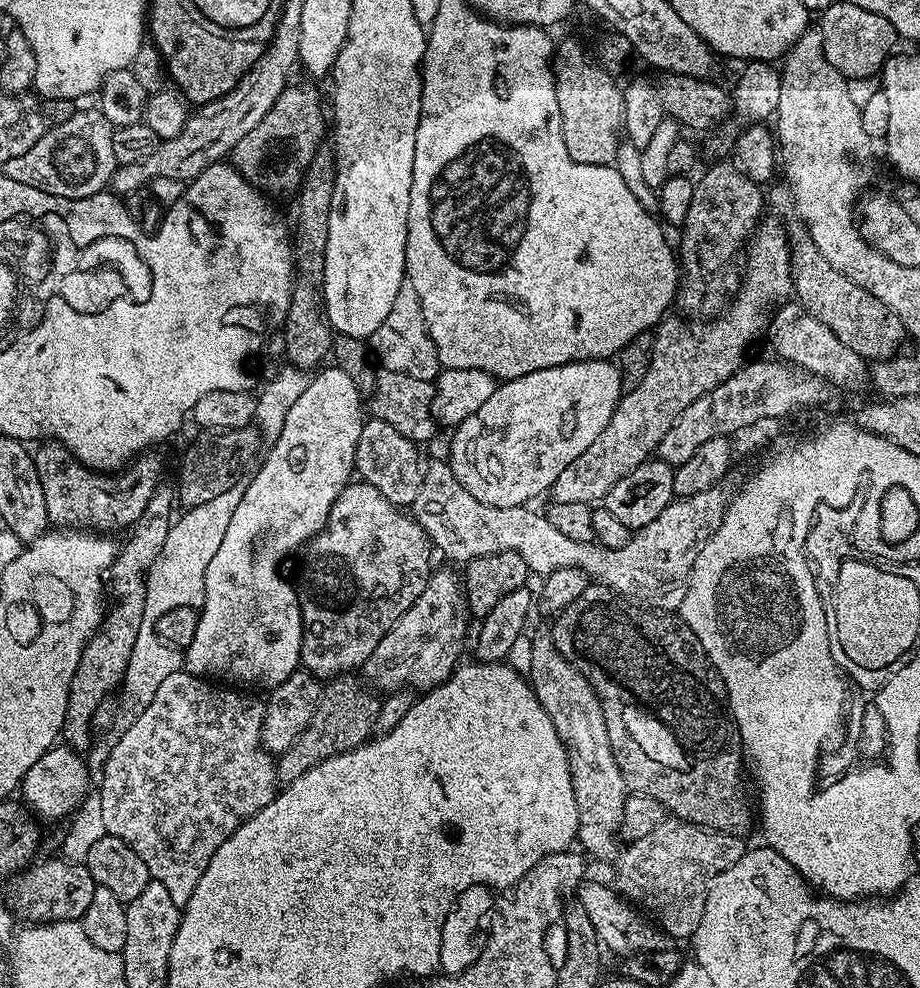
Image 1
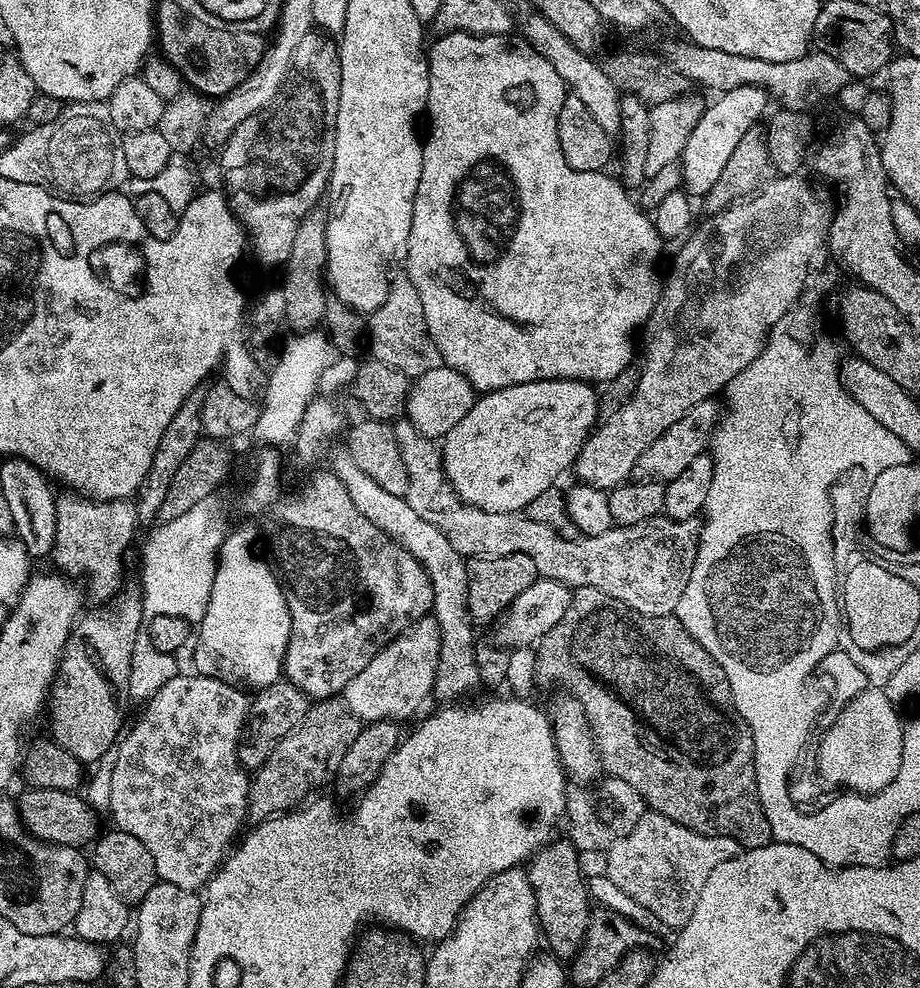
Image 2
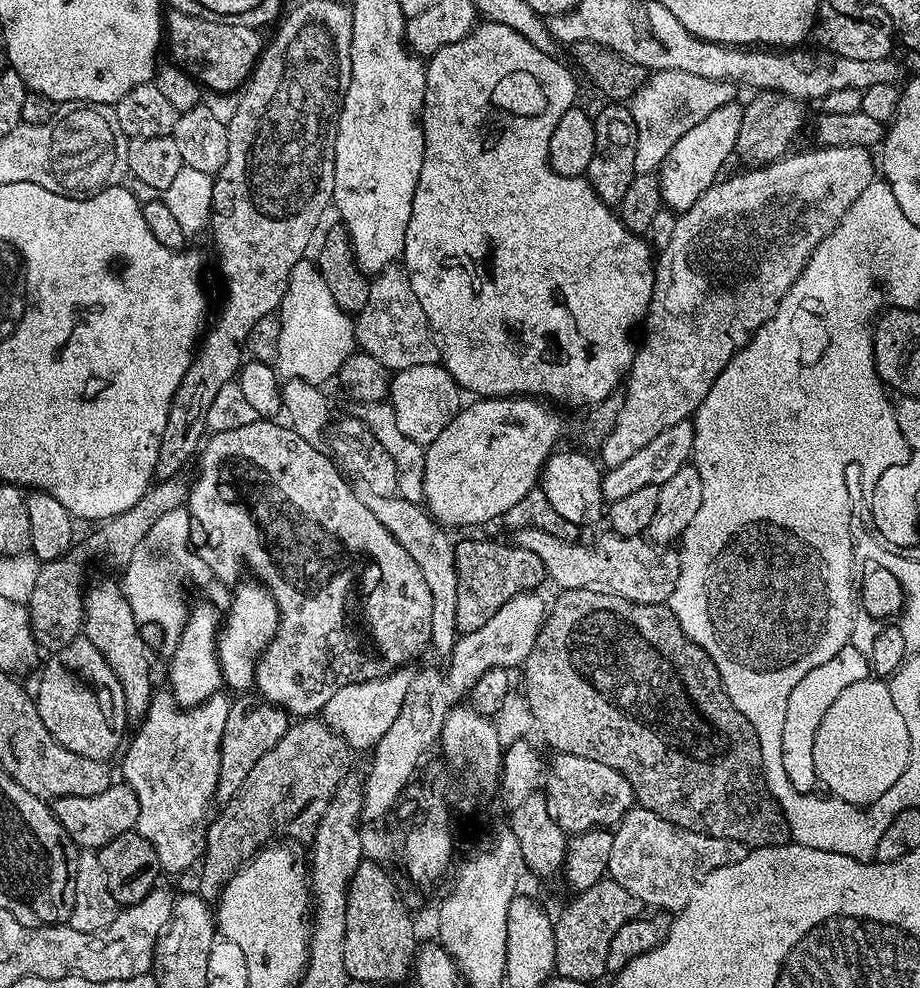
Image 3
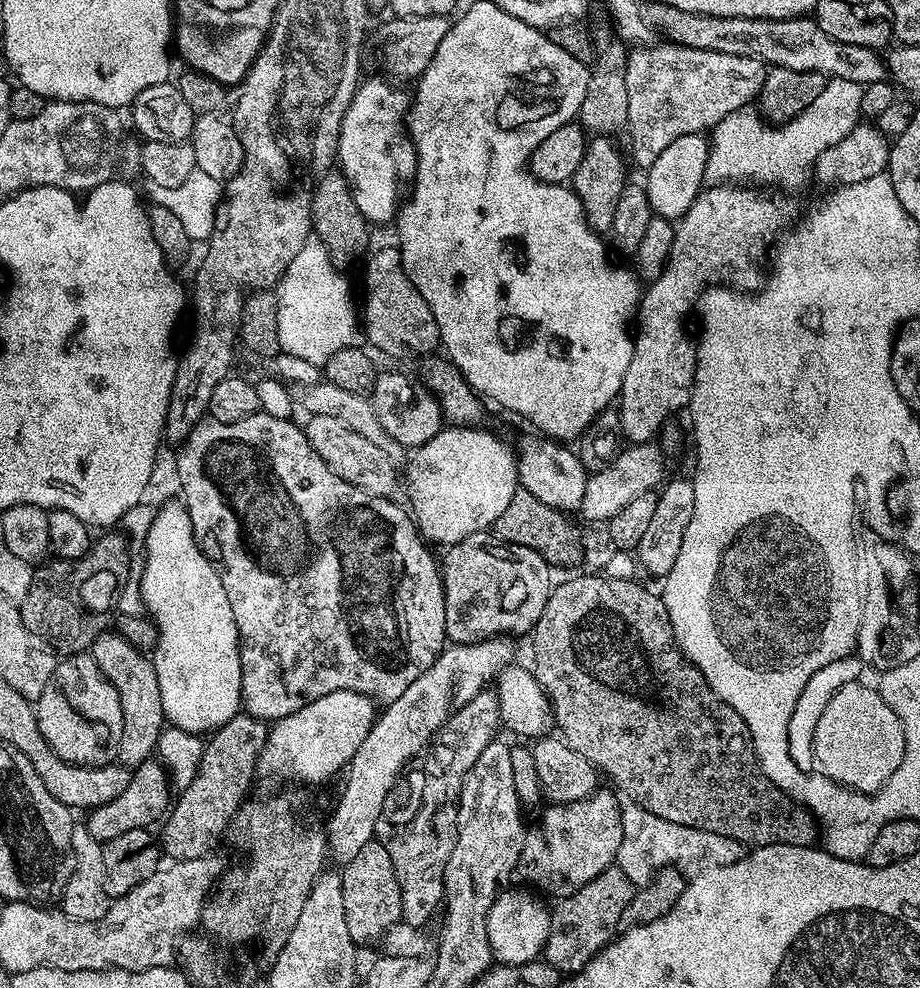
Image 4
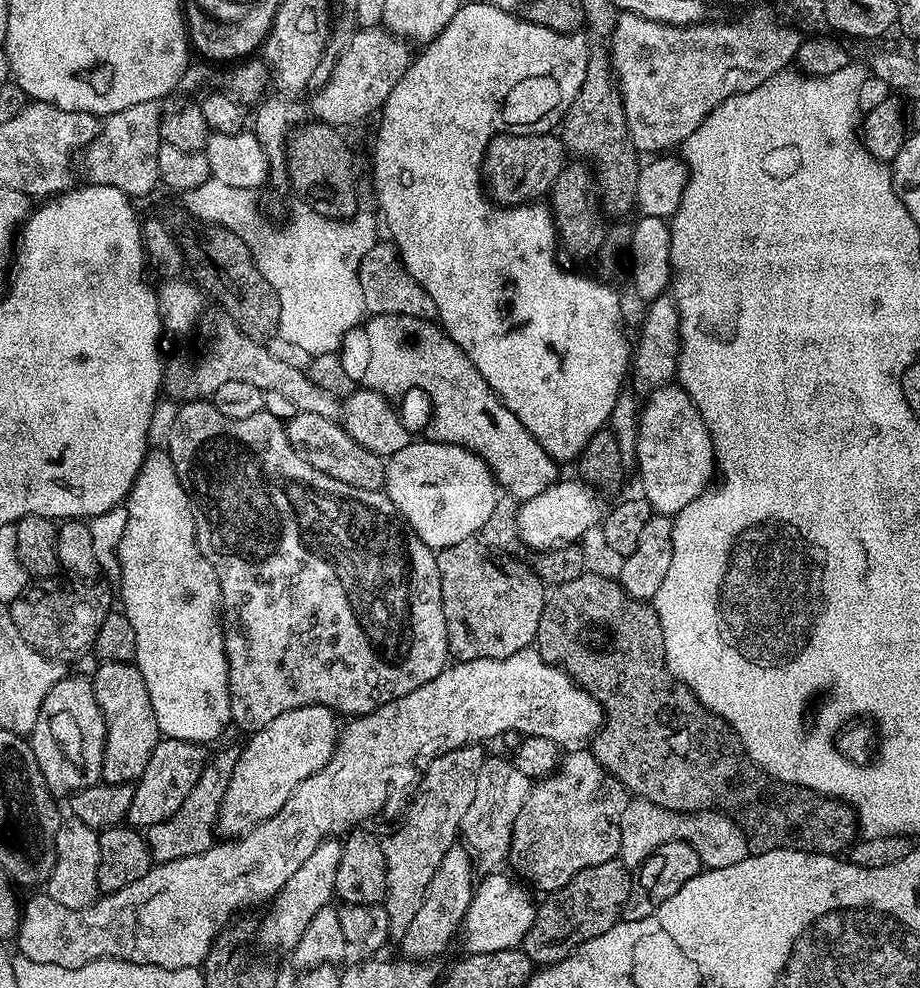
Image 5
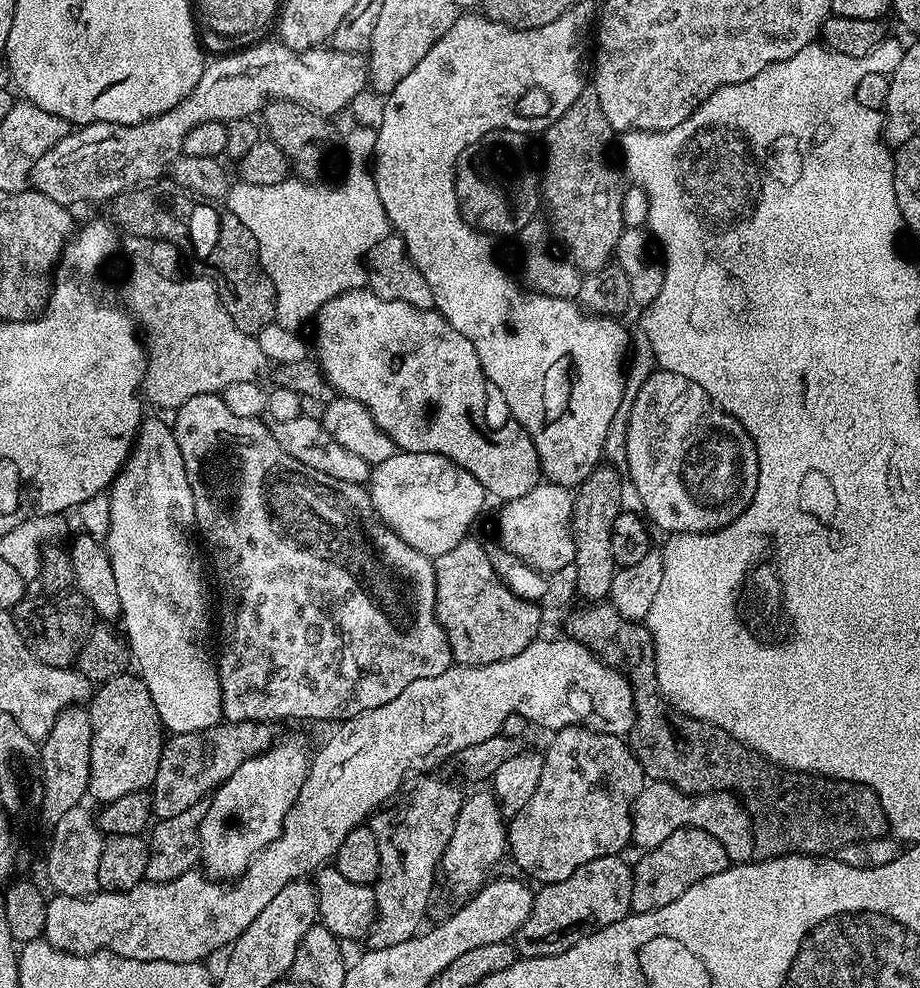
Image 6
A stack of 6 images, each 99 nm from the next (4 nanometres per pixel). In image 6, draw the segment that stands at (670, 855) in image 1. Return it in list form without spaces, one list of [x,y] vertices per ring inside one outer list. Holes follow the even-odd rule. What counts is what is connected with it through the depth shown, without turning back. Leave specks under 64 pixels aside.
[[[661,780],[645,783],[644,789],[632,804],[631,843],[637,844],[640,850],[657,848],[666,842],[666,838],[670,838],[670,834],[674,834],[674,830],[683,828],[697,828],[716,838],[732,864],[747,864],[753,859],[752,820],[739,796],[728,790],[689,794]]]

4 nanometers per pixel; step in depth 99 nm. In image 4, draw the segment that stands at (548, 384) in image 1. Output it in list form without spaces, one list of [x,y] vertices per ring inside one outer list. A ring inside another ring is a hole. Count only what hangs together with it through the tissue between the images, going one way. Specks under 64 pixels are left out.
[[[444,426],[430,442],[415,449],[407,457],[408,500],[412,503],[410,515],[416,521],[425,541],[433,545],[447,546],[456,544],[475,532],[489,531],[495,525],[498,514],[506,510],[510,498],[514,498],[518,487],[516,474],[517,453],[504,440],[499,440],[492,432],[481,426]]]

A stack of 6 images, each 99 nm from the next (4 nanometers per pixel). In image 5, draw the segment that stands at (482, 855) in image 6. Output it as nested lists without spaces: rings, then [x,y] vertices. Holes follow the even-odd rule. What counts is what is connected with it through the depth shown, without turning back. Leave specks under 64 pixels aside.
[[[453,846],[446,850],[446,858],[438,862],[438,870],[434,870],[434,878],[430,878],[430,886],[426,890],[426,898],[422,906],[418,906],[418,914],[414,914],[410,926],[404,935],[399,937],[398,944],[405,957],[410,961],[431,961],[452,940],[456,931],[461,931],[464,915],[470,906],[474,891],[472,880],[473,857],[467,847]]]

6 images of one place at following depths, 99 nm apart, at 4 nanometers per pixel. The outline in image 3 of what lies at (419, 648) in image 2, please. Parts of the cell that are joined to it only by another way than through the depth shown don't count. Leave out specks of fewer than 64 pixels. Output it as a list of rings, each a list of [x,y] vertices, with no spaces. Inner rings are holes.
[[[405,666],[388,676],[383,676],[381,680],[367,680],[342,686],[342,690],[338,690],[338,694],[334,694],[330,702],[326,702],[322,713],[324,723],[340,733],[341,738],[354,750],[375,748],[382,734],[390,730],[394,718],[398,718],[402,702],[406,702],[406,692],[410,690],[413,675],[413,669]]]

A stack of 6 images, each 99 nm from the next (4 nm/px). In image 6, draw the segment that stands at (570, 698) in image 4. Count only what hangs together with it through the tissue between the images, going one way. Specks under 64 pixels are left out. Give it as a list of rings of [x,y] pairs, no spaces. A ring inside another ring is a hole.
[[[588,602],[582,607],[585,608],[576,608],[569,614],[567,635],[580,644],[585,644],[609,668],[615,668],[627,675],[636,703],[636,720],[632,723],[630,733],[630,751],[649,781],[661,780],[672,784],[680,792],[689,794],[723,792],[726,786],[732,786],[728,784],[736,784],[735,795],[740,797],[752,820],[754,853],[761,860],[773,860],[779,856],[827,857],[829,854],[839,853],[842,846],[879,840],[888,832],[888,816],[882,810],[880,799],[866,785],[778,768],[730,734],[726,734],[726,730],[672,707],[657,692],[656,651],[647,623],[622,618],[622,614],[618,614],[618,610],[614,610],[610,602]]]

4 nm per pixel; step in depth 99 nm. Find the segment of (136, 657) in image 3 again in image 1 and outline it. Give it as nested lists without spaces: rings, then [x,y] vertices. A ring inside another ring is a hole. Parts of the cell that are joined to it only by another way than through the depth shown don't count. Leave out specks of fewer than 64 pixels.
[[[44,442],[35,449],[34,459],[38,470],[38,482],[42,482],[42,495],[46,497],[46,514],[49,525],[57,529],[74,528],[77,530],[91,530],[97,534],[116,534],[119,528],[131,529],[132,525],[142,518],[146,506],[150,506],[150,498],[159,490],[164,476],[164,460],[156,453],[149,450],[136,457],[127,468],[118,472],[95,472],[87,468],[78,458],[66,450],[58,442]]]

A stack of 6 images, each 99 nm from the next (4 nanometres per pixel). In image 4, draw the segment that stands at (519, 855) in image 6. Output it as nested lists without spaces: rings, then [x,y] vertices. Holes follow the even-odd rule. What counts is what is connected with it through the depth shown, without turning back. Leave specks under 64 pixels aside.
[[[597,790],[578,802],[549,803],[540,816],[540,825],[525,831],[522,854],[516,863],[518,876],[529,880],[537,893],[563,898],[582,890],[602,870],[613,867],[618,846],[622,846],[622,804],[612,792]]]

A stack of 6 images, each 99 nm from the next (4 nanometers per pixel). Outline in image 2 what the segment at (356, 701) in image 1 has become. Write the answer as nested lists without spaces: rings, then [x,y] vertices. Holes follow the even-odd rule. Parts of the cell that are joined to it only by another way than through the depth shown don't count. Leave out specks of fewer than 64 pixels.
[[[343,699],[309,703],[304,721],[289,736],[282,738],[263,764],[255,769],[248,785],[247,819],[252,822],[268,820],[301,807],[309,797],[319,793],[323,789],[320,787],[335,777],[342,766],[342,758],[346,758],[346,750],[350,750],[354,738],[358,738],[361,727],[361,721],[344,705]]]

